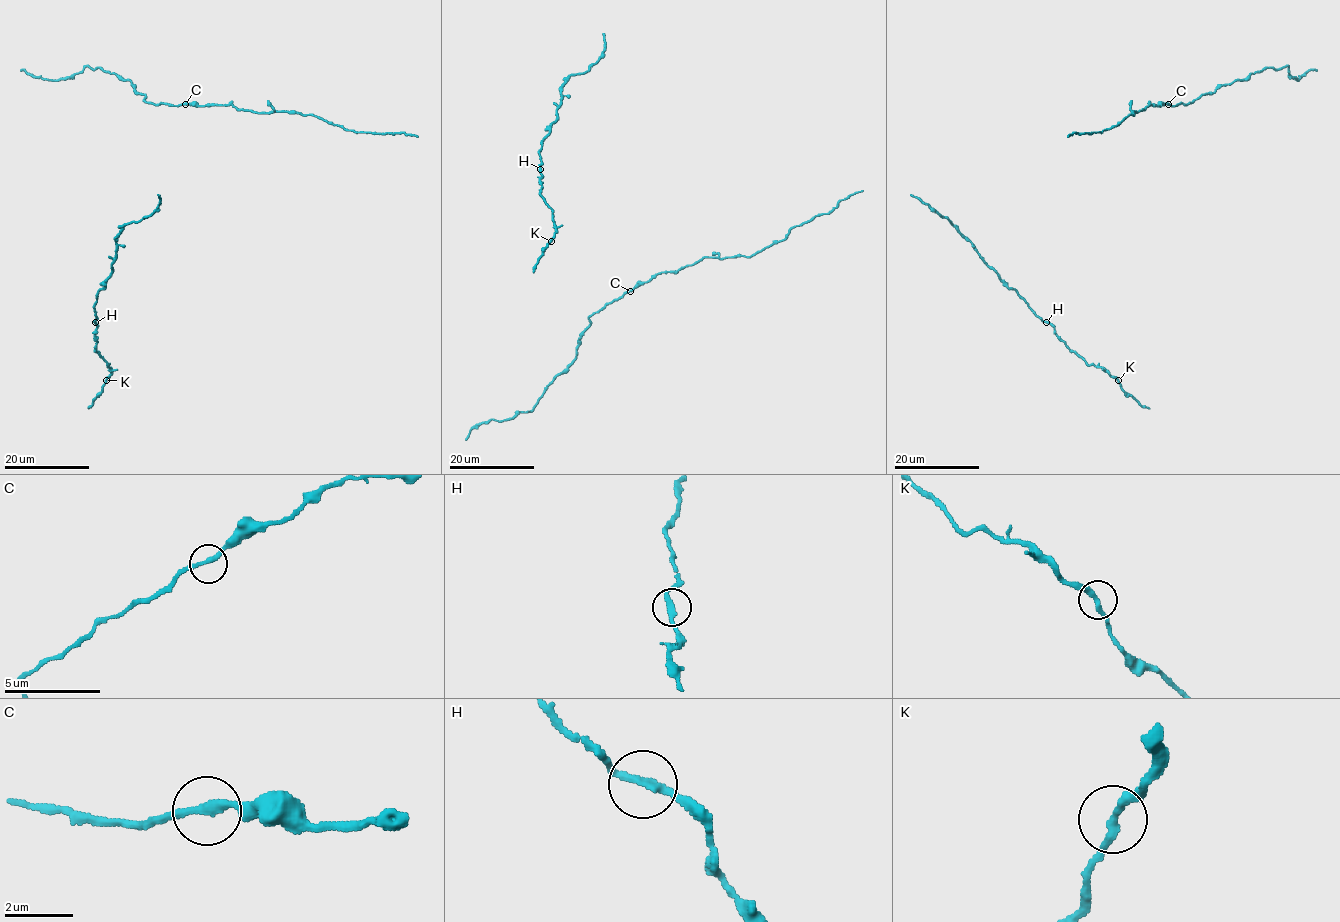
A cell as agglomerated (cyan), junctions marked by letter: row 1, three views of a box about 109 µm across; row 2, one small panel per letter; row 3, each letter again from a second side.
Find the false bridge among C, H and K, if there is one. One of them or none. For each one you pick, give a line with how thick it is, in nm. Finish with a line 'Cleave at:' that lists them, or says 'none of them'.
Cleave at: none of them

